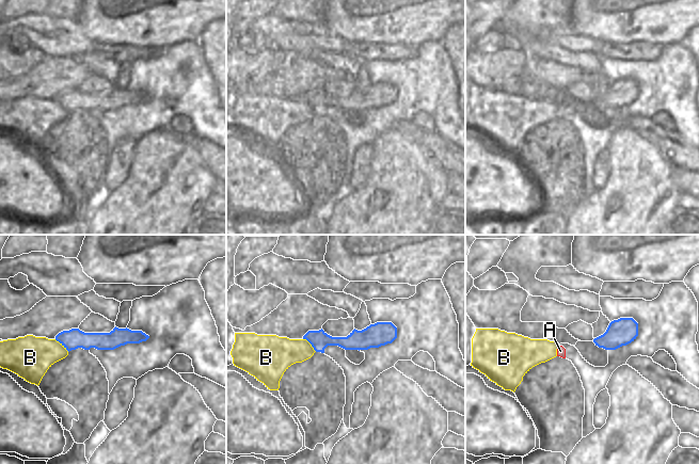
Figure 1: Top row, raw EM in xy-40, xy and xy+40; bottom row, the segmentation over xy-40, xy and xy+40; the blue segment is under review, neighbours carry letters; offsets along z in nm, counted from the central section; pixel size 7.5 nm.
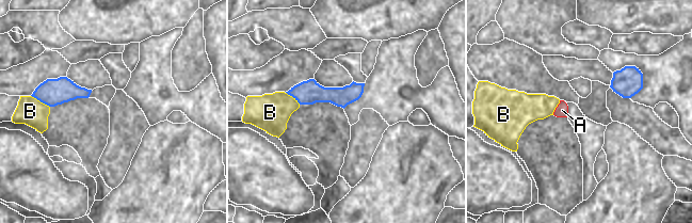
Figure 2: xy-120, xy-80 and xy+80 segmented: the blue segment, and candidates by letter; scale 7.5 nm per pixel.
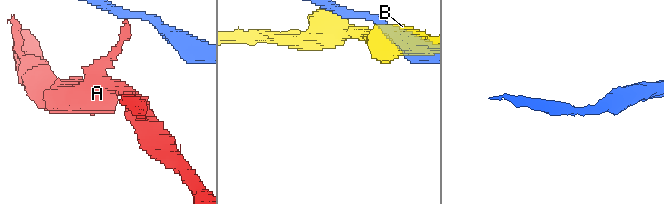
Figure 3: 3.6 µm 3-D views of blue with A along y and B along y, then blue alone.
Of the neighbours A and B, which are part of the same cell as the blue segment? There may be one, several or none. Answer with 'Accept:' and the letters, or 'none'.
Accept: none

